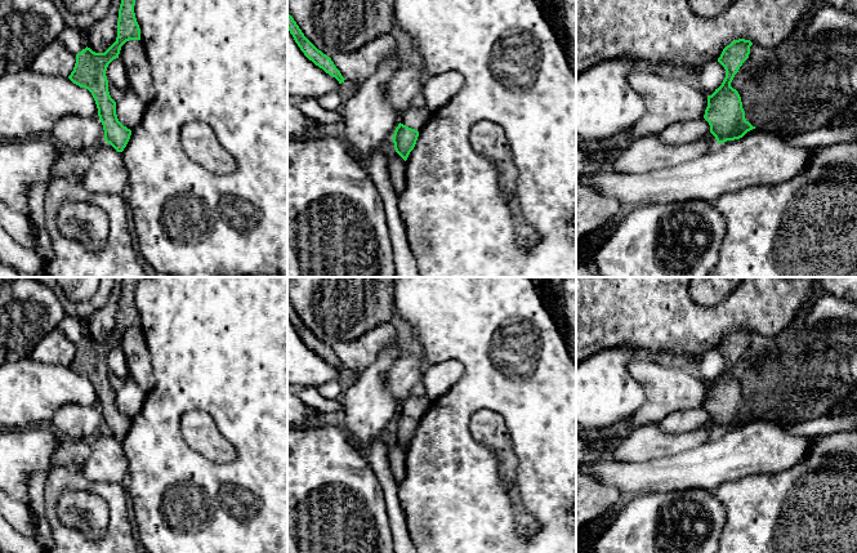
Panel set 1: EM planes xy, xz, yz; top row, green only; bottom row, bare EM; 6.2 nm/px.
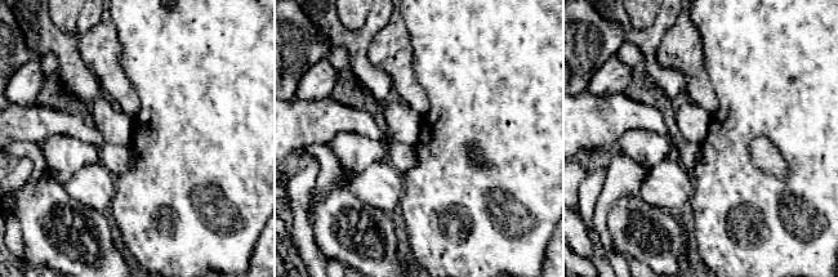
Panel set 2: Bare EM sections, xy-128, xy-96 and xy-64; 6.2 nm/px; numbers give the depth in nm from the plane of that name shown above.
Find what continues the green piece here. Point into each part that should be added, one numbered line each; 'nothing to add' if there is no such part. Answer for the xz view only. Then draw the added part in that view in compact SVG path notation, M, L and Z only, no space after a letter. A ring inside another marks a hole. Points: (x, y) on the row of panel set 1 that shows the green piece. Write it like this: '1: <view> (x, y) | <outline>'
1: xz (415, 117) | M411 106L409 111L400 119L400 122L419 131L430 119L432 113L433 112L425 106Z

